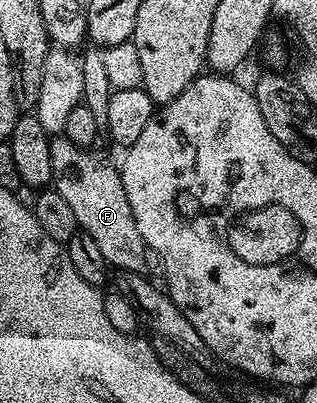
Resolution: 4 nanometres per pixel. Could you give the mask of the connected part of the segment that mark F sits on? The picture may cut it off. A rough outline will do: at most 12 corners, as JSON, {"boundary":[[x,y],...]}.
{"boundary":[[52,139],[53,190],[107,266],[143,274],[148,250],[119,170]]}

